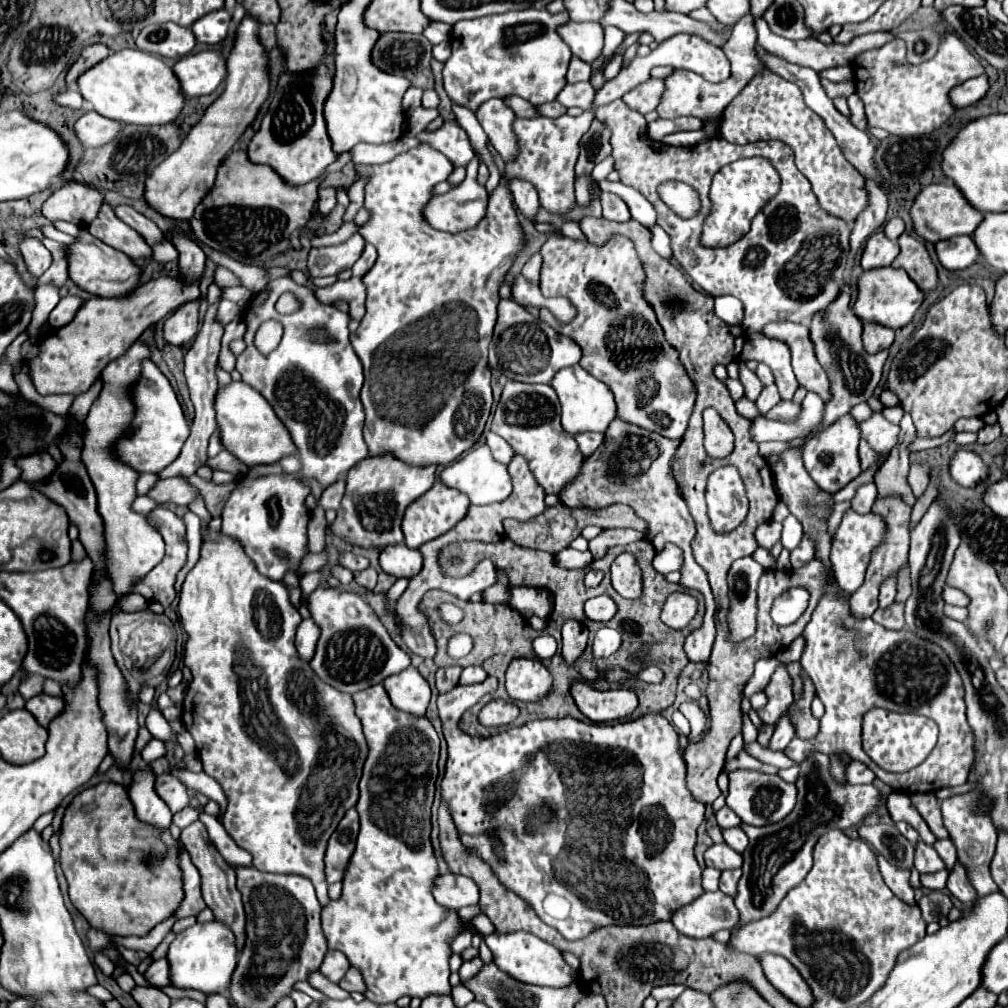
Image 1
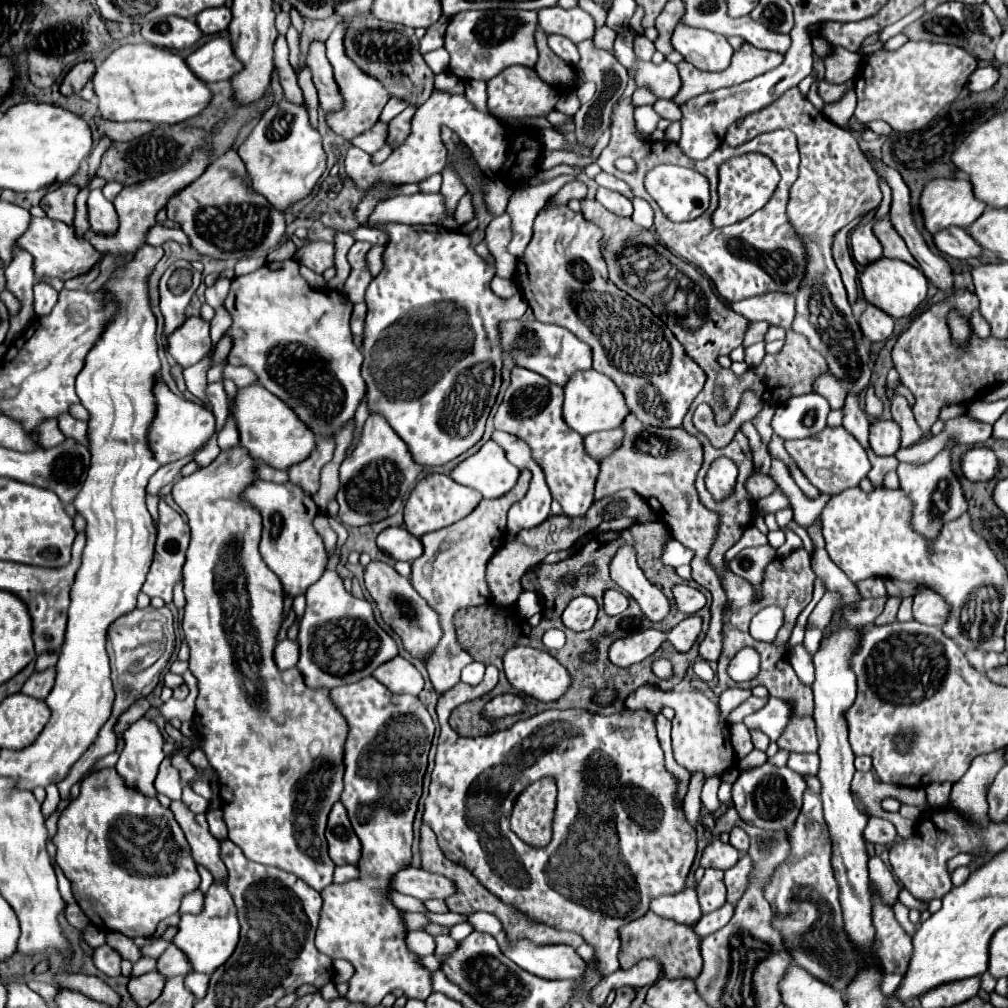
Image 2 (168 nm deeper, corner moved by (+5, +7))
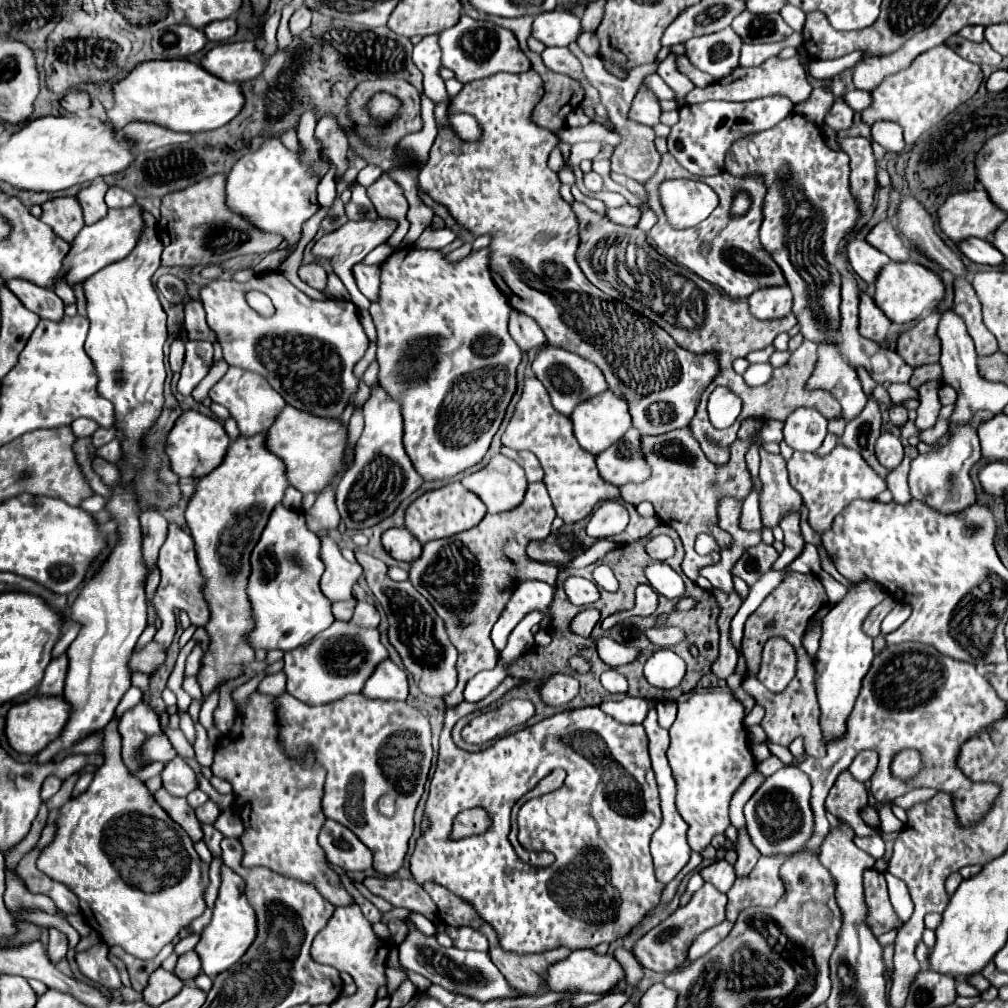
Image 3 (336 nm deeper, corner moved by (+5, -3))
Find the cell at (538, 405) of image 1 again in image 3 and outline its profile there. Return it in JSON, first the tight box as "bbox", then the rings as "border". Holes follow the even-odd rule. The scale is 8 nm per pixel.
{"bbox":[502,377,618,523],"border":[[[536,377],[524,379],[524,389],[520,401],[516,403],[516,411],[502,435],[502,445],[510,449],[528,449],[538,457],[544,469],[544,485],[554,503],[556,515],[562,517],[564,523],[582,521],[600,501],[618,497],[618,487],[600,477],[594,455],[580,449],[572,433],[572,421],[566,415],[556,413],[546,387]]]}

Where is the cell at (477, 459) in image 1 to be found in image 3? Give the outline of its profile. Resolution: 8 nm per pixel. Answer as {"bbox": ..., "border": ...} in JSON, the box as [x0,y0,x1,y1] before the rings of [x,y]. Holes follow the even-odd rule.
{"bbox":[460,455,528,513],"border":[[[494,455],[488,465],[460,483],[484,501],[488,513],[502,513],[520,505],[528,487],[524,469],[504,455]]]}

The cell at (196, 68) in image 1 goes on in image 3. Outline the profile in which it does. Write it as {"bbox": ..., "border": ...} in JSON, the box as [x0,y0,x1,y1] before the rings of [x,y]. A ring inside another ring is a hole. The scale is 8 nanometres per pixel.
{"bbox":[200,41,266,83],"border":[[[236,41],[236,43],[220,43],[210,49],[200,65],[228,83],[242,83],[254,79],[262,73],[266,63],[262,61],[262,51],[254,41]]]}

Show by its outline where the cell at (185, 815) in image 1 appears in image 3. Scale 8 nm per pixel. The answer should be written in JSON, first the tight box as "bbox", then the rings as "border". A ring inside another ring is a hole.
{"bbox":[196,801,220,823],"border":[[[206,801],[204,805],[200,805],[196,809],[196,817],[198,817],[200,823],[214,823],[218,815],[220,815],[220,809],[218,809],[218,805],[214,801]]]}

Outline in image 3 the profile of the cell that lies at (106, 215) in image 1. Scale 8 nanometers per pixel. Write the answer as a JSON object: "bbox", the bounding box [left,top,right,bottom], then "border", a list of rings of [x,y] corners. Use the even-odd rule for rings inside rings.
{"bbox":[76,179,108,225],"border":[[[96,179],[90,187],[82,189],[76,199],[80,201],[82,205],[82,211],[84,211],[84,221],[86,225],[92,225],[96,221],[100,221],[102,217],[106,217],[108,213],[108,207],[104,203],[104,193],[106,193],[108,185],[102,181],[102,179]]]}

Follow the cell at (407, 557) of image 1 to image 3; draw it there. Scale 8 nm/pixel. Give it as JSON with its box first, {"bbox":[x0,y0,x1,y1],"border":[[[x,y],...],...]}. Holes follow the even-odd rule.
{"bbox":[382,527,422,563],"border":[[[392,527],[382,533],[382,547],[390,553],[396,561],[412,563],[422,555],[422,545],[412,537],[408,529]]]}

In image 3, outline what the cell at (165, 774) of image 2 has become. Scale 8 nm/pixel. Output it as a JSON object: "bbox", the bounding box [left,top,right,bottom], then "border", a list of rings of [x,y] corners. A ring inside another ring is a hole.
{"bbox":[162,757,198,797],"border":[[[174,757],[166,763],[162,771],[162,785],[174,797],[186,797],[192,789],[198,787],[194,771],[186,765],[182,757]]]}

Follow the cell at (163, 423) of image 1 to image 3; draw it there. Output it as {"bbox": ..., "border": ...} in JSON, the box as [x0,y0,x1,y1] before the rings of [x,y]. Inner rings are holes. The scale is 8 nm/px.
{"bbox":[166,411,230,477],"border":[[[184,411],[176,419],[174,427],[170,429],[170,433],[166,437],[166,455],[170,461],[170,469],[178,477],[190,477],[190,475],[204,477],[222,463],[228,443],[230,443],[230,439],[218,419],[206,417],[198,411]]]}

